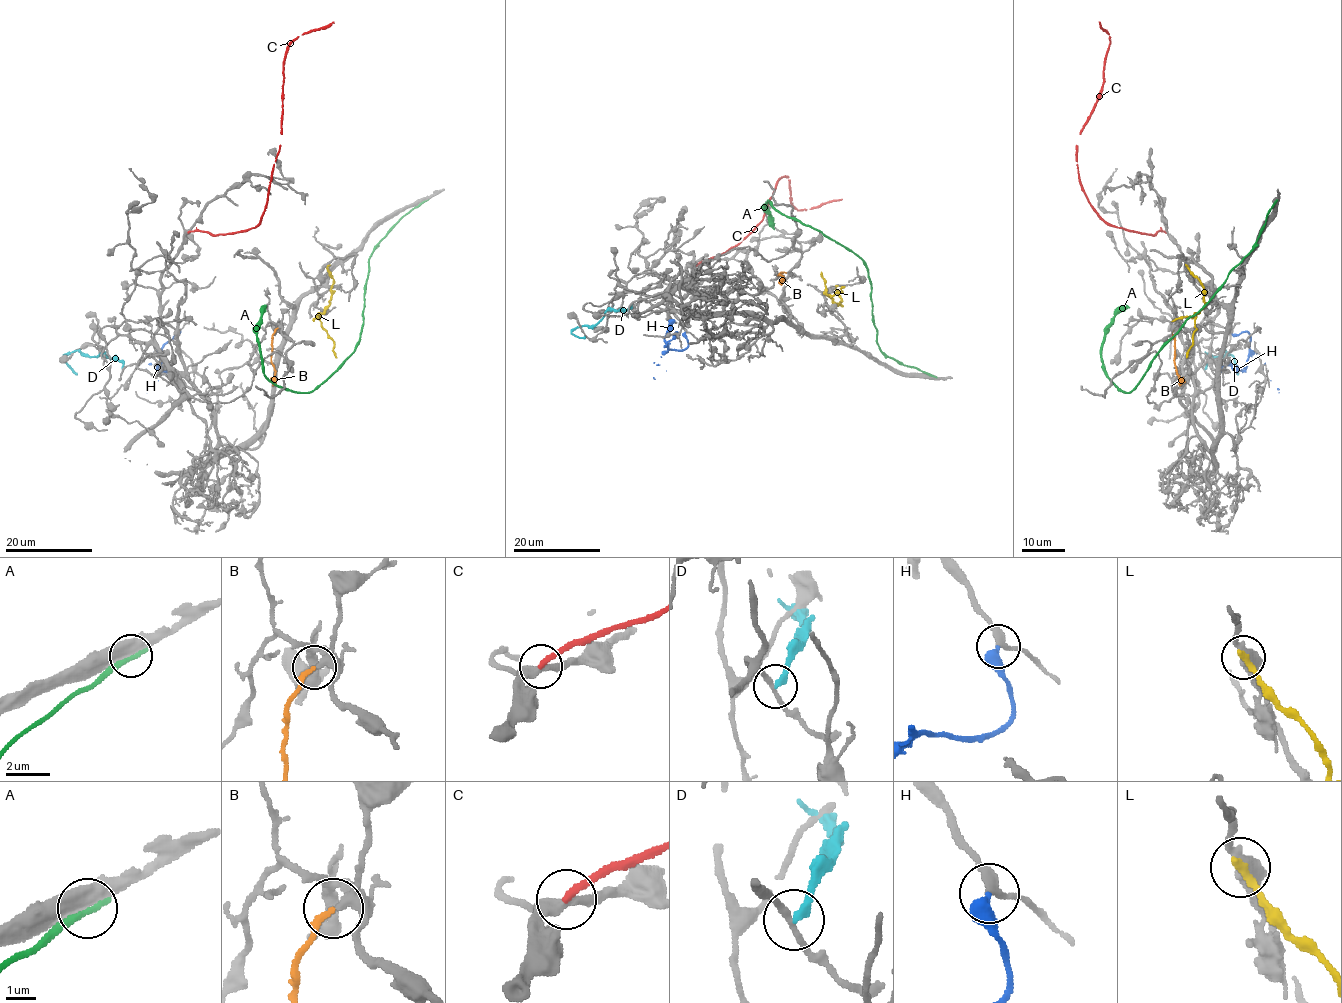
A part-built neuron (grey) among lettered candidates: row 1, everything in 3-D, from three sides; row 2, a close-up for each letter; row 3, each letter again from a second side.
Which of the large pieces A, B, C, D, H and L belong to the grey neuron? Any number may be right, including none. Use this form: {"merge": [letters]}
{"merge": ["B", "H"]}

